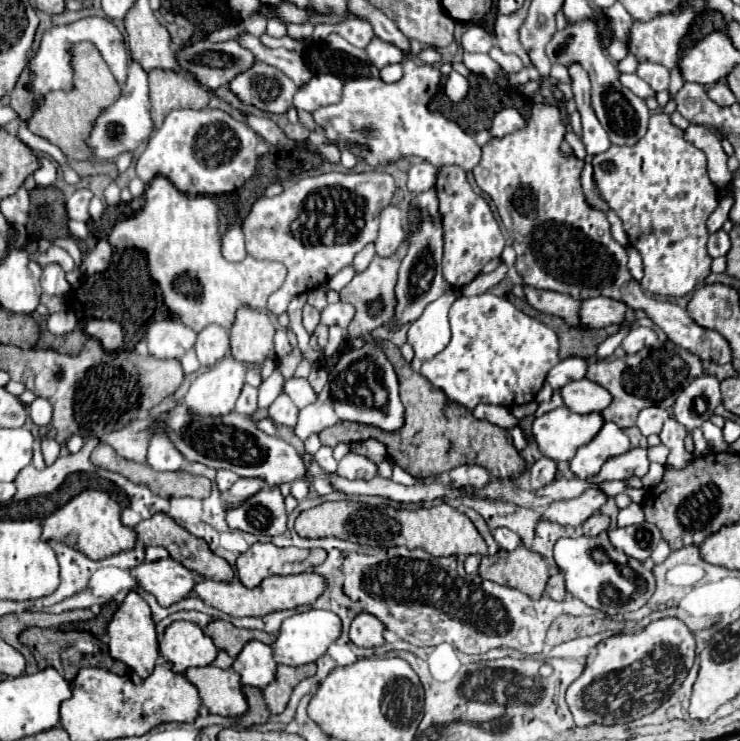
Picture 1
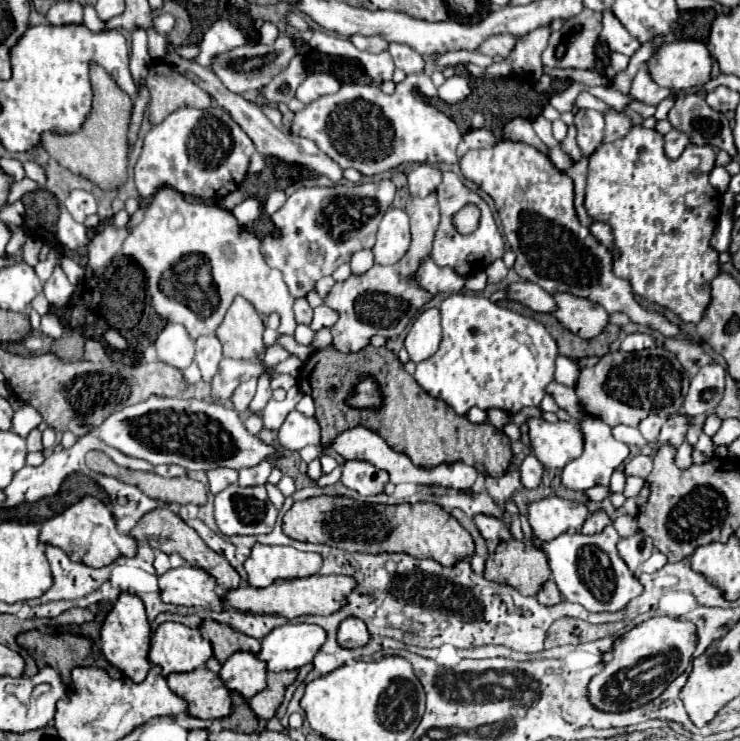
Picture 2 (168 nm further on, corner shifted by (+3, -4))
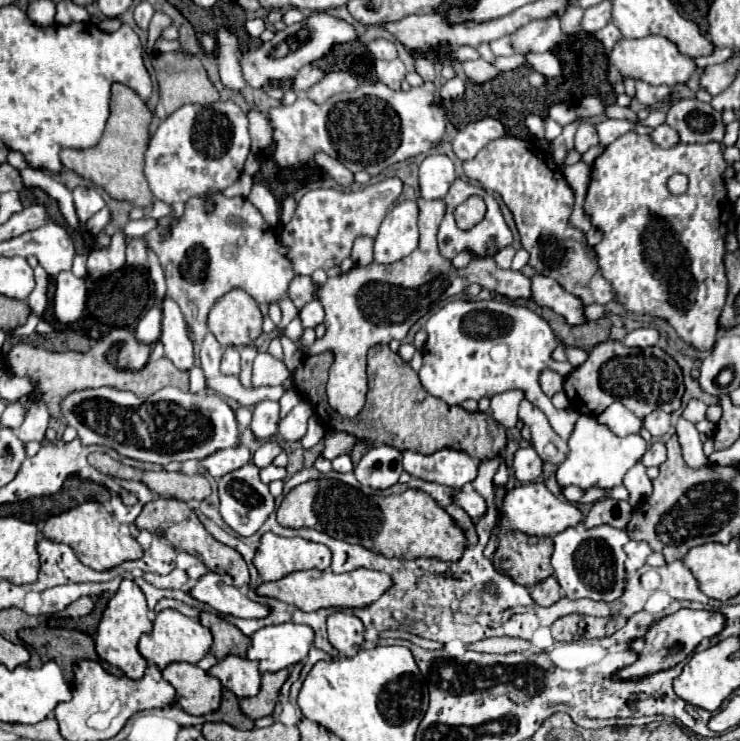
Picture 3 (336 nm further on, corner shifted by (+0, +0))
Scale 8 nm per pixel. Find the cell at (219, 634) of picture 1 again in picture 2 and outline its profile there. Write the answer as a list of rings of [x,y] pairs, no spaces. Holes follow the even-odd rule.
[[[204,619],[202,627],[200,627],[202,635],[212,643],[214,649],[214,657],[224,663],[232,653],[236,651],[250,651],[250,653],[258,653],[260,651],[260,641],[254,637],[248,637],[228,625],[216,623],[212,619]]]

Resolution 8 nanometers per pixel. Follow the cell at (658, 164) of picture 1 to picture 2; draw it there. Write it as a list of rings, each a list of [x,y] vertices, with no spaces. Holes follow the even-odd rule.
[[[632,127],[630,133],[612,143],[604,143],[590,155],[590,175],[586,187],[586,211],[594,221],[608,223],[614,235],[618,257],[612,261],[614,275],[632,285],[634,295],[670,309],[684,323],[700,323],[710,303],[710,283],[720,273],[718,253],[710,247],[718,223],[722,195],[708,183],[716,153],[710,145],[688,145],[680,159],[670,161],[664,155],[662,135],[654,129]]]

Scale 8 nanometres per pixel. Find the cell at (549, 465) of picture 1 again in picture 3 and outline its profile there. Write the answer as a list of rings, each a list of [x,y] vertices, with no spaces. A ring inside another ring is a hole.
[[[525,447],[525,449],[519,449],[515,453],[513,469],[515,469],[515,477],[521,483],[531,483],[541,475],[543,461],[539,459],[539,455],[537,455],[537,451],[533,447]]]

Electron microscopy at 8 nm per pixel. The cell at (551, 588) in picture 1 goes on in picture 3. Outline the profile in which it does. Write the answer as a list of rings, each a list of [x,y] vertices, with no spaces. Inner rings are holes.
[[[547,577],[545,581],[537,583],[537,585],[531,589],[531,597],[533,597],[539,605],[549,607],[549,605],[557,603],[557,601],[563,597],[563,593],[561,593],[561,587],[559,587],[557,579],[555,579],[555,577]]]

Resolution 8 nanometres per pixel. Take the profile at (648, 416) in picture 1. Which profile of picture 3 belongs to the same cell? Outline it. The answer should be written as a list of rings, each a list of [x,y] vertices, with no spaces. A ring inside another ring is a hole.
[[[655,409],[643,419],[643,425],[653,437],[663,437],[669,431],[669,415],[663,413],[661,409]]]

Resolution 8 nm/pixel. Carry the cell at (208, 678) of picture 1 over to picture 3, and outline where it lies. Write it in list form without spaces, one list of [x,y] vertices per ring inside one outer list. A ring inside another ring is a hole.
[[[171,663],[163,677],[175,687],[177,703],[189,715],[207,715],[219,709],[223,685],[205,669],[191,663]]]

